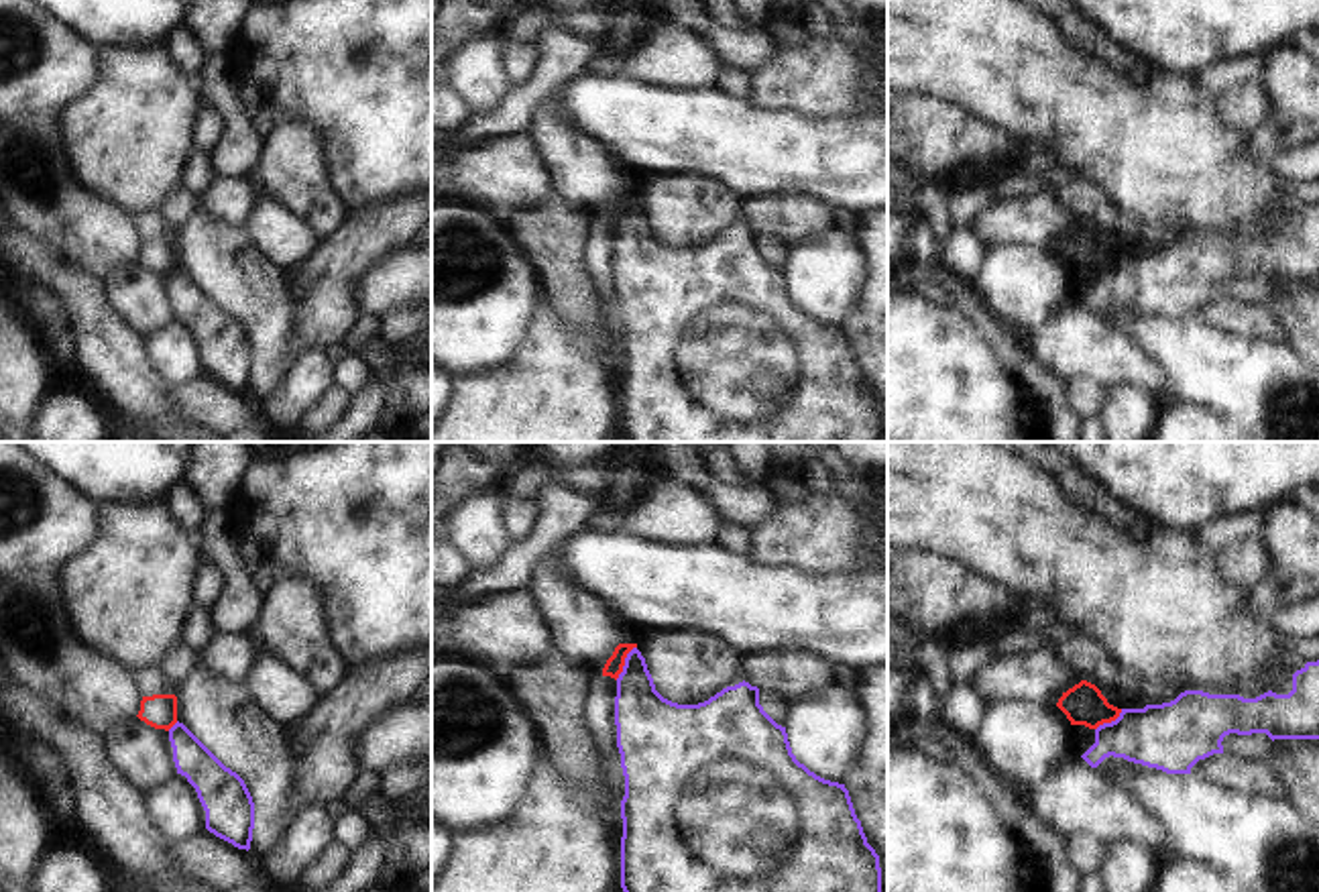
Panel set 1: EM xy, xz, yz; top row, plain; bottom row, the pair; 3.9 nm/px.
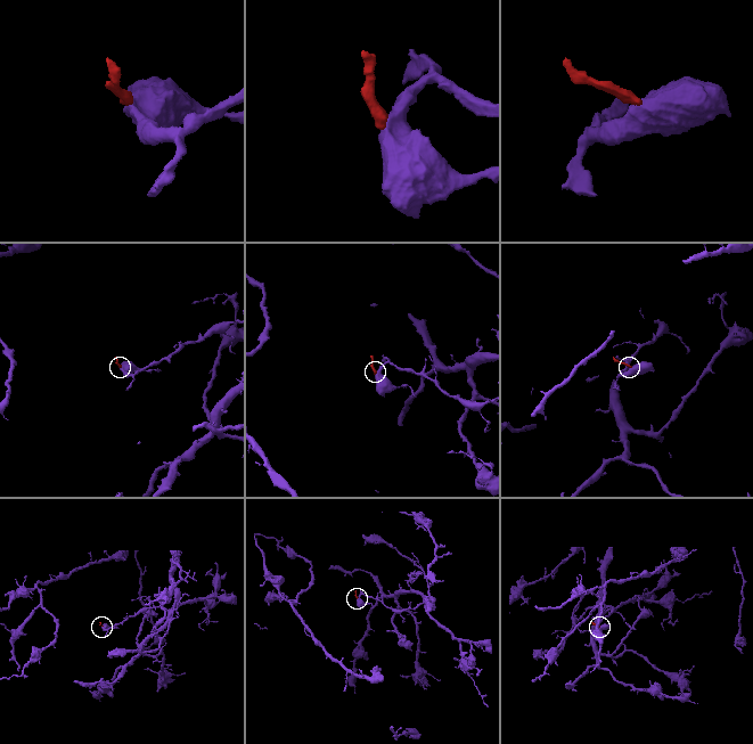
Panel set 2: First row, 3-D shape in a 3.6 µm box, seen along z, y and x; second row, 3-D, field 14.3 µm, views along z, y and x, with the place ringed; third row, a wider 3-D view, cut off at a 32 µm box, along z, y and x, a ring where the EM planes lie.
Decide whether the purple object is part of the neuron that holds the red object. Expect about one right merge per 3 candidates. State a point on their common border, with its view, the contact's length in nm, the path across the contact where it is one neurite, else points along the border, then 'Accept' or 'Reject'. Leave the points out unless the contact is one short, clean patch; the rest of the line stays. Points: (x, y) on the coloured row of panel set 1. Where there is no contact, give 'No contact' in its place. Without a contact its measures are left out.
Touches red at xz (623, 662). Shared border 160 nm. Boundary: xz (636, 646), (615, 679). Reject

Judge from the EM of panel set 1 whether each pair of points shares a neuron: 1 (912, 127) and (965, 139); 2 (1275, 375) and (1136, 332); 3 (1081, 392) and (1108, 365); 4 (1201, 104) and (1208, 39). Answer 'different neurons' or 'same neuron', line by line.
1: same neuron
2: same neuron
3: different neurons
4: different neurons

